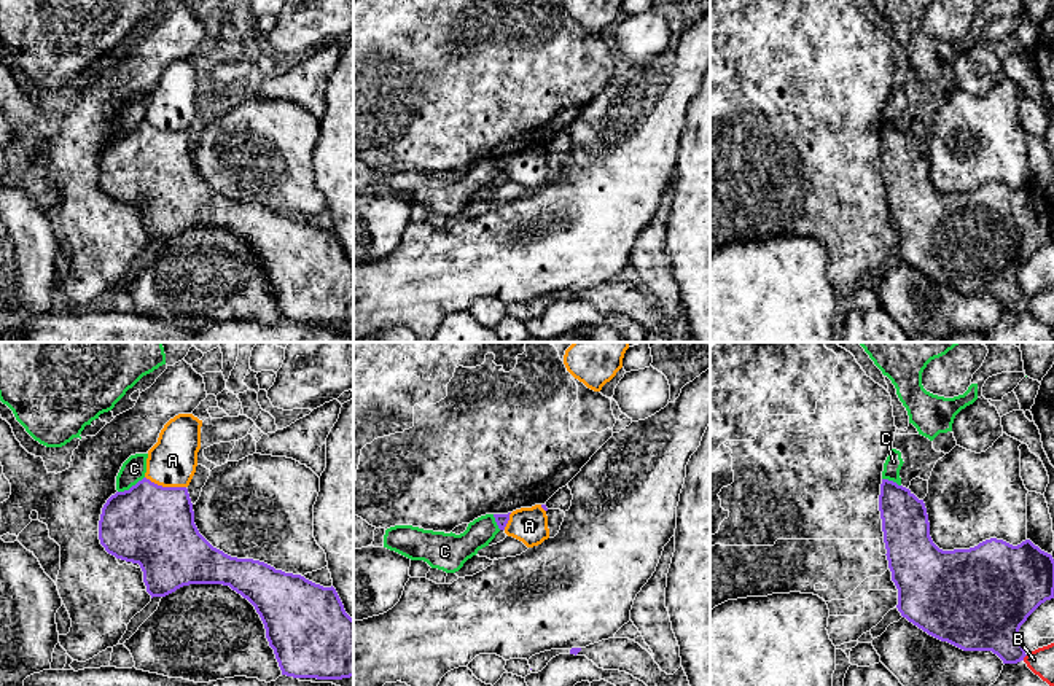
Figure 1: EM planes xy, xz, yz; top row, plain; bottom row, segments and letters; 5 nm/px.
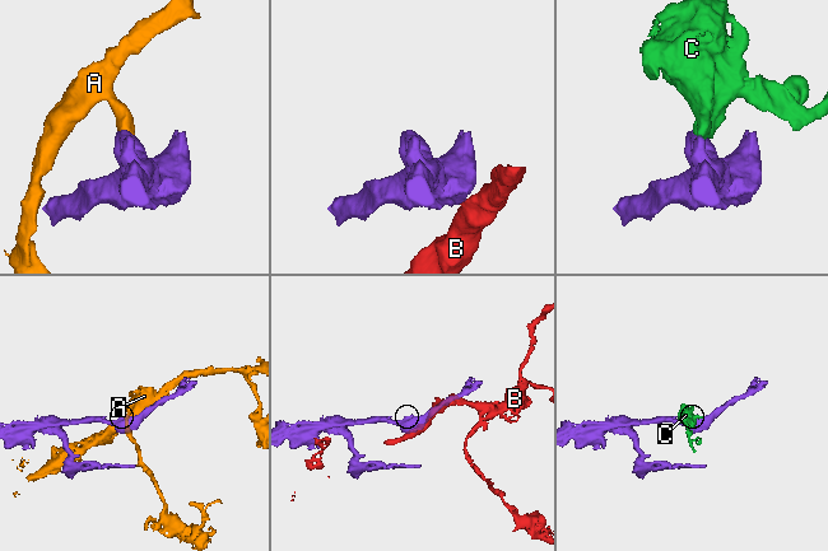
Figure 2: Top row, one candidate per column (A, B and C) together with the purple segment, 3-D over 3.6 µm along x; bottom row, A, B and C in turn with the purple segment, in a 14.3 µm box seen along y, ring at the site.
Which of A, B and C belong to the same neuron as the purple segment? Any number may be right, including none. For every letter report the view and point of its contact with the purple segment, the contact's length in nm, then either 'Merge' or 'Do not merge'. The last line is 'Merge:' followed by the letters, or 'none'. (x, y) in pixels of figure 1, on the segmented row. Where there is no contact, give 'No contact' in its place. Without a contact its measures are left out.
A: Touches purple at xy (166, 487). Shared border 220 nm. Do not merge
B: Touches purple at yz (1024, 656). Shared border 40 nm. Do not merge
C: Touches purple at xy (132, 486). Shared border 160 nm. Do not merge
Merge: none

